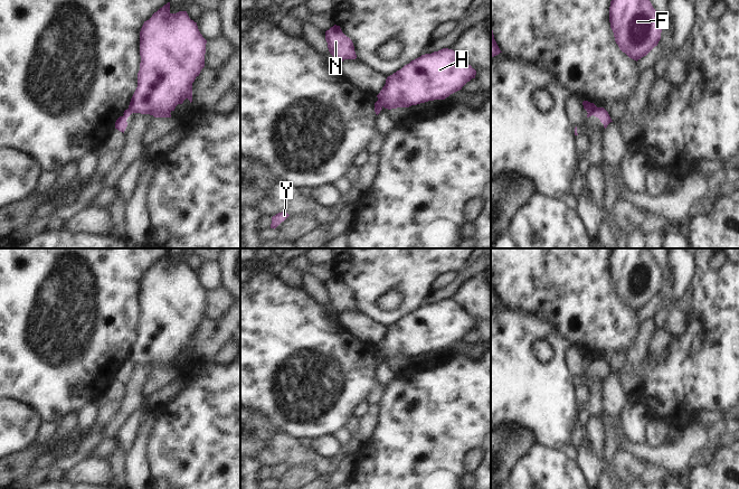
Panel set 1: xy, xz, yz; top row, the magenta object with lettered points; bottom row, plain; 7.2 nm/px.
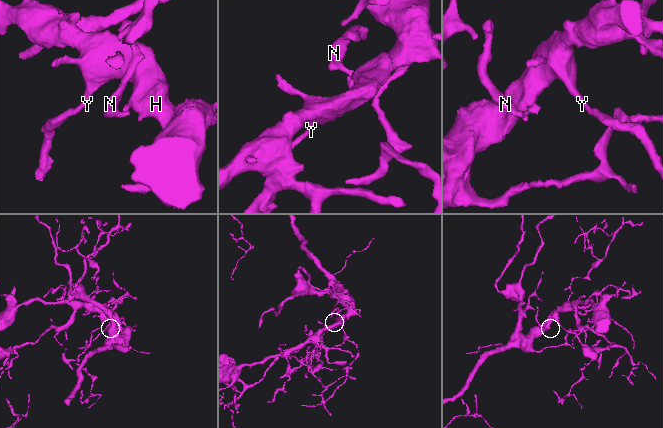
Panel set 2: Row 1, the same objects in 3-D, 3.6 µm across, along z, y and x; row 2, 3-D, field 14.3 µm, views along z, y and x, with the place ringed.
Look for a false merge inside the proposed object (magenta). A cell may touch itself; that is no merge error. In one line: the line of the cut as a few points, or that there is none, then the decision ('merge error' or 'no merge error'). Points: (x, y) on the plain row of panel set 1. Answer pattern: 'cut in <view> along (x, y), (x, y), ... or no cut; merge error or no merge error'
cut in yz along (597, 358), (588, 364); merge error

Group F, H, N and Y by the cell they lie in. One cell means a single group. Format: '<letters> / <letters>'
F H Y / N

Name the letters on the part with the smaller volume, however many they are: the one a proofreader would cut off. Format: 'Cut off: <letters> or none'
Cut off: N

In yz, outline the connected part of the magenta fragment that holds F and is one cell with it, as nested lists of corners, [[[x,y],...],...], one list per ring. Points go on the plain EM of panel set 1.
[[[612,248],[609,273],[619,300],[636,312],[661,290],[663,271],[648,248]]]

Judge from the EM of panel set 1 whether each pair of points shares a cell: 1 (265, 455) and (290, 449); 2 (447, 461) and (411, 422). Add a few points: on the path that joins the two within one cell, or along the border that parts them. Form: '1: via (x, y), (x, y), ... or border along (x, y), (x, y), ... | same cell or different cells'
1: via (271, 454), (277, 449), (284, 449) | same cell
2: via (437, 451), (423, 436), (422, 432) | same cell

